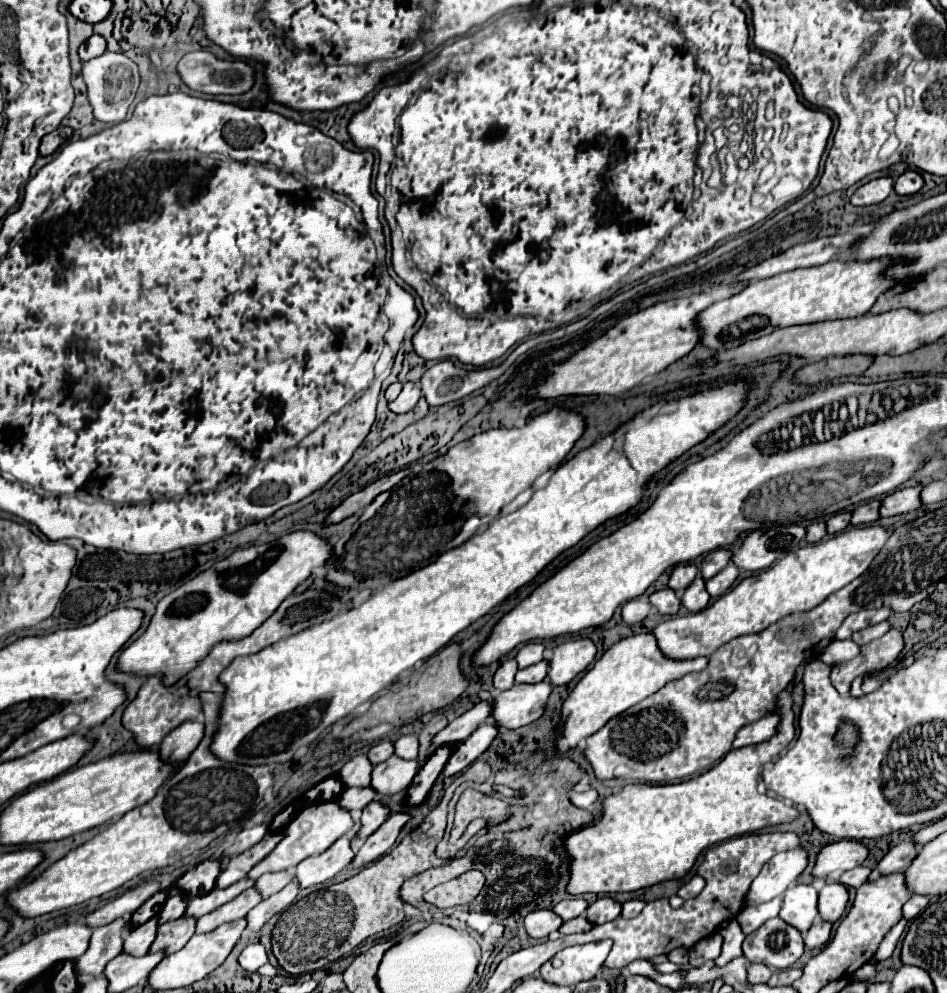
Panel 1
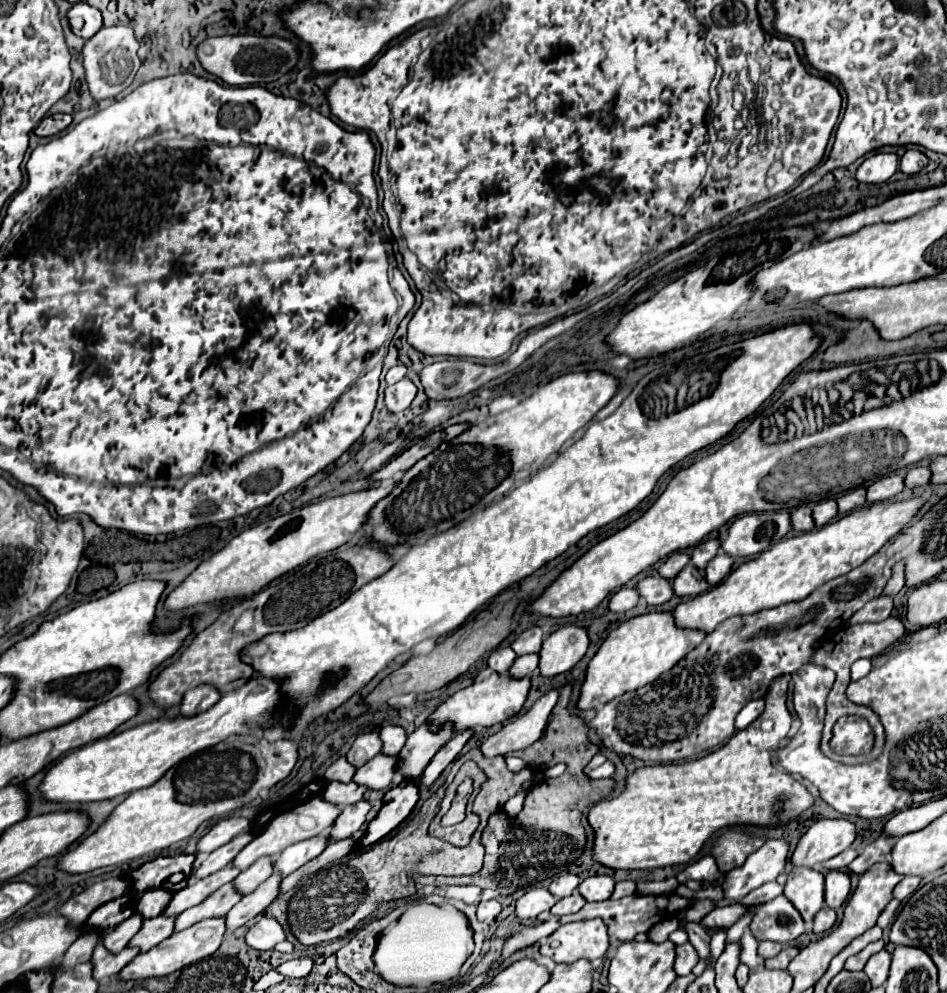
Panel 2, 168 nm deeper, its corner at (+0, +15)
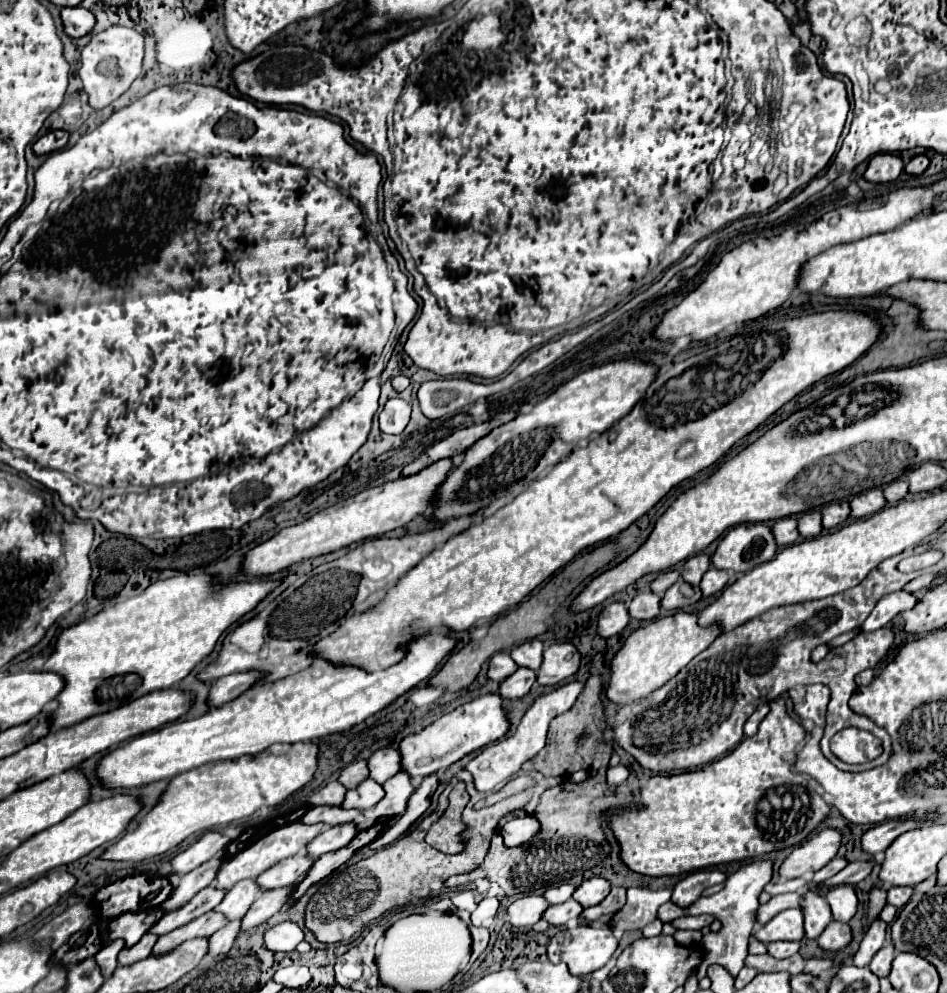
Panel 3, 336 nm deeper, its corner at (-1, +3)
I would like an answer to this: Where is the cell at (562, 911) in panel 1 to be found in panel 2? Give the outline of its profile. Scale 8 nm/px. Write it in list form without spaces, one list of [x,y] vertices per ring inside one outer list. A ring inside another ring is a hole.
[[[567,873],[567,875],[561,875],[559,879],[555,879],[555,881],[549,885],[549,891],[551,891],[555,897],[563,899],[563,897],[571,895],[573,889],[575,889],[579,883],[581,883],[581,879],[579,879],[577,875]]]

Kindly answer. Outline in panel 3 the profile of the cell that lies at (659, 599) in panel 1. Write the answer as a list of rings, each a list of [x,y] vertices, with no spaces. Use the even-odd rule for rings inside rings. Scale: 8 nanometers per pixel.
[[[640,593],[630,603],[630,615],[636,619],[656,619],[662,609],[662,599],[656,593]]]

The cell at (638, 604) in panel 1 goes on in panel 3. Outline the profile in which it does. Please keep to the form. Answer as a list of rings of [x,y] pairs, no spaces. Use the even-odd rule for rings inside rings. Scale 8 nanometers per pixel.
[[[610,603],[602,609],[598,617],[598,633],[602,637],[612,637],[620,633],[630,621],[630,613],[622,603]]]

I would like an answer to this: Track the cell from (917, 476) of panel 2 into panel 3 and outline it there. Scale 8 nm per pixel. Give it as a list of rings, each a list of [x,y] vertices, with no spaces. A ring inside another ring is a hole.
[[[898,479],[894,483],[890,483],[886,489],[886,499],[888,499],[888,505],[896,505],[898,501],[902,501],[906,495],[908,495],[908,485],[906,485],[906,479]]]

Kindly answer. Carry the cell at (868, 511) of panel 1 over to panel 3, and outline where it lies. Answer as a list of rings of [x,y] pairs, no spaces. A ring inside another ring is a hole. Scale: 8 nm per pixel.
[[[834,503],[822,509],[822,525],[824,529],[834,529],[850,519],[850,505],[848,503]]]

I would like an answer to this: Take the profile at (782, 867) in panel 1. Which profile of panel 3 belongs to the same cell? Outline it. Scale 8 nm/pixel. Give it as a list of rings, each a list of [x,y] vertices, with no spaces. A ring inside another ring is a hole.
[[[770,859],[748,863],[726,879],[726,885],[720,893],[716,893],[712,897],[700,897],[688,909],[682,909],[669,901],[660,906],[657,918],[665,924],[684,915],[718,917],[722,921],[722,929],[716,935],[702,937],[702,949],[704,949],[704,961],[702,963],[704,965],[722,965],[732,977],[736,977],[740,973],[740,969],[744,967],[744,961],[748,955],[748,941],[750,941],[750,935],[754,929],[754,919],[756,919],[756,909],[758,909],[758,895],[772,881],[772,873],[774,873],[774,863]]]

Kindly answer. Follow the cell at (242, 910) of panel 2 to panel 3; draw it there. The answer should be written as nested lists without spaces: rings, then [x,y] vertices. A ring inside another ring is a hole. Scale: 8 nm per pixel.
[[[230,921],[226,927],[222,927],[218,933],[214,933],[210,937],[210,955],[220,955],[220,953],[228,953],[234,945],[234,939],[238,937],[242,929],[242,921]]]

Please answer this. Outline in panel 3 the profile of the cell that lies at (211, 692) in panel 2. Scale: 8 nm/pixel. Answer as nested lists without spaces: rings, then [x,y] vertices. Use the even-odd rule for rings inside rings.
[[[234,673],[218,679],[208,695],[208,707],[220,707],[232,699],[236,699],[240,693],[248,691],[262,675],[260,673]]]

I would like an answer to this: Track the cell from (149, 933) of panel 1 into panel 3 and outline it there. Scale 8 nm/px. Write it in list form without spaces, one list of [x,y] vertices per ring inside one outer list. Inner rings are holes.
[[[122,939],[104,941],[102,949],[94,955],[94,959],[96,959],[98,967],[102,969],[102,975],[104,975],[104,977],[110,977],[110,975],[114,973],[116,965],[118,965],[116,957],[118,957],[118,953],[120,953],[120,949],[122,949],[122,947],[124,947],[124,941],[122,941]]]

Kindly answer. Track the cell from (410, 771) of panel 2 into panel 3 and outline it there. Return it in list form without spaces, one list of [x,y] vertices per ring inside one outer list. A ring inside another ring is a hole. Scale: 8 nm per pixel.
[[[402,769],[398,771],[394,777],[390,777],[390,781],[384,783],[384,791],[386,797],[372,809],[362,811],[364,821],[358,825],[358,829],[368,829],[374,823],[378,823],[380,817],[398,817],[406,811],[406,801],[410,799],[410,795],[414,793],[414,781],[410,781],[410,775]]]

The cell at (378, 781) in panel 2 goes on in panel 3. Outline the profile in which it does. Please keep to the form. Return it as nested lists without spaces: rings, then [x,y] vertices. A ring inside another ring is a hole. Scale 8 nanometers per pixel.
[[[364,779],[356,789],[350,789],[348,793],[346,793],[346,799],[344,799],[344,803],[342,803],[342,807],[346,807],[346,809],[360,809],[360,811],[364,811],[364,809],[370,809],[370,807],[374,807],[382,797],[384,797],[386,793],[384,793],[384,789],[382,789],[382,785],[378,785],[374,779]]]

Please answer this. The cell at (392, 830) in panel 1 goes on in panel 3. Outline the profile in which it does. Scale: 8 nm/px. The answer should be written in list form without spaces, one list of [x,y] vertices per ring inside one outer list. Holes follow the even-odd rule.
[[[290,885],[286,889],[262,891],[260,897],[250,907],[250,911],[244,915],[244,919],[242,919],[242,931],[244,929],[252,929],[256,925],[262,925],[272,915],[276,915],[280,909],[284,909],[290,903],[290,893],[294,893],[294,885]]]

